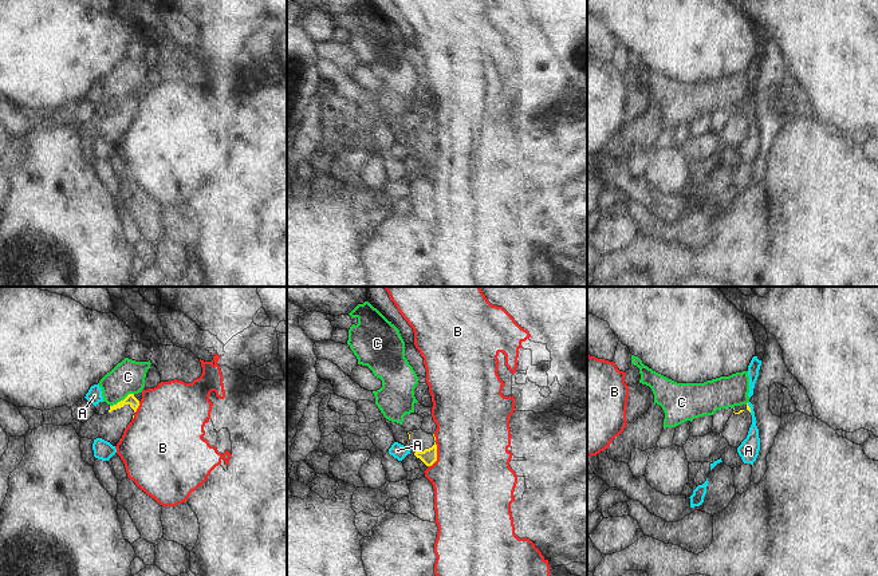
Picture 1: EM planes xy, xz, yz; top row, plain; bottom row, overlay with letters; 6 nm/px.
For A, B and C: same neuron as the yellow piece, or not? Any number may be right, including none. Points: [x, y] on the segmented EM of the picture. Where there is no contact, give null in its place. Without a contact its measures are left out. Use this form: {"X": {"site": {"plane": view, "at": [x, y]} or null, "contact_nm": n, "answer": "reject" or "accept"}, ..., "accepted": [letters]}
{"A": {"site": {"plane": "yz", "at": [749, 407]}, "contact_nm": 60, "answer": "reject"}, "B": {"site": {"plane": "xz", "at": [436, 456]}, "contact_nm": 160, "answer": "reject"}, "C": {"site": {"plane": "xy", "at": [121, 401]}, "contact_nm": 170, "answer": "reject"}, "accepted": []}

